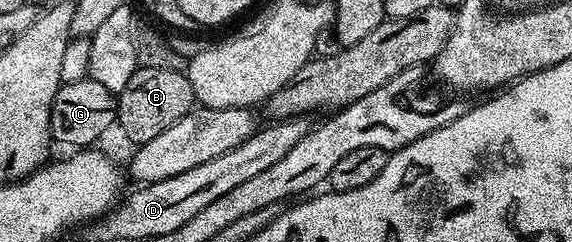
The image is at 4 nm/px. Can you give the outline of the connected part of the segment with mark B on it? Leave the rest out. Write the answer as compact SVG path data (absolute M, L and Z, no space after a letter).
M141 66L130 76L130 84L122 88L116 103L118 130L121 130L132 144L154 140L161 132L166 132L170 124L178 124L194 108L196 93L184 70L166 68L146 68Z

